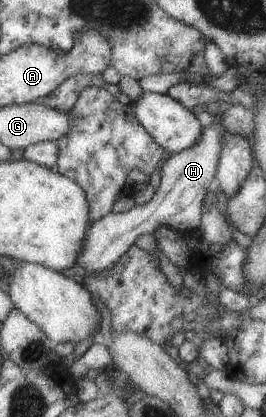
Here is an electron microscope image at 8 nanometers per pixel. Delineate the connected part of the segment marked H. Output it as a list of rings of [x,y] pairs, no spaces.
[[[217,115],[213,117],[211,124],[202,128],[195,144],[169,155],[161,168],[160,185],[147,203],[135,205],[124,213],[107,213],[89,224],[76,256],[76,264],[85,271],[98,273],[115,264],[139,234],[152,235],[161,225],[170,226],[182,234],[199,228],[204,196],[215,182],[216,166],[222,149],[224,126],[219,120],[221,118]]]

